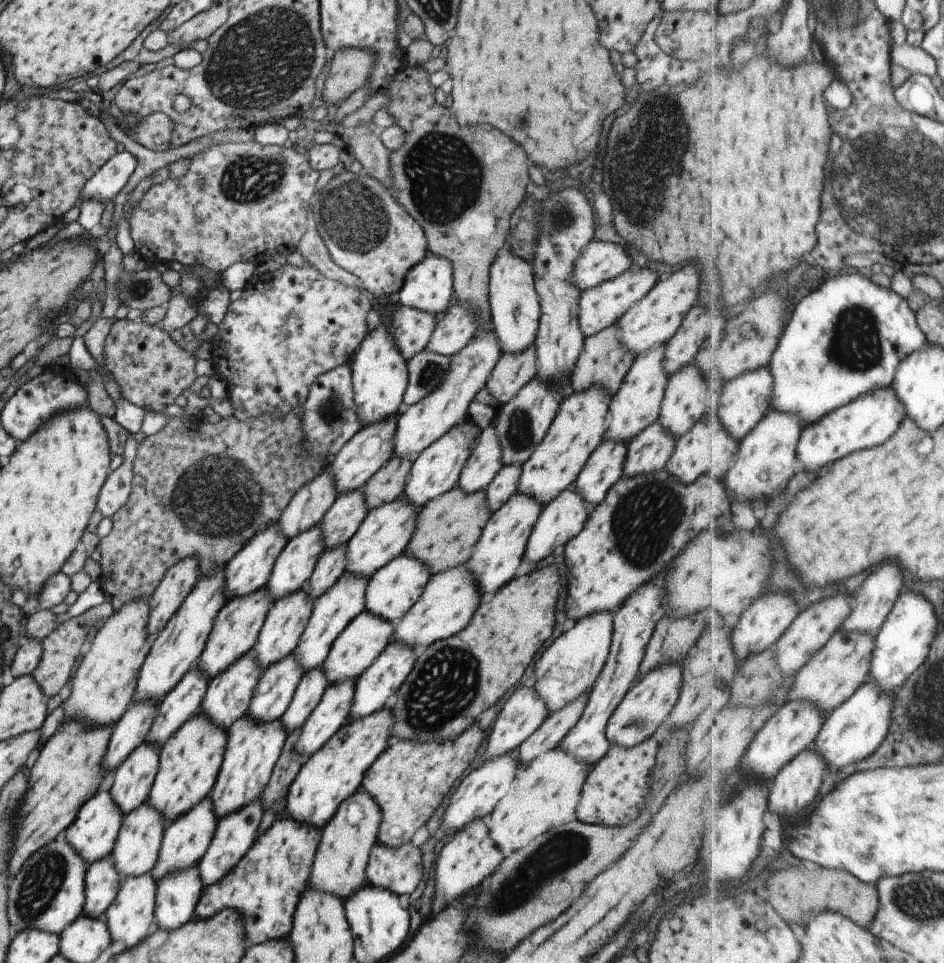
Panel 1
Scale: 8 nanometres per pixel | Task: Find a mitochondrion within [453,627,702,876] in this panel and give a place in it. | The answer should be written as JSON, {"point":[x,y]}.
{"point":[633,724]}

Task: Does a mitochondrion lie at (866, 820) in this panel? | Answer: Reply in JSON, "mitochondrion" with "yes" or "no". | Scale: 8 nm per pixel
{"mitochondrion":"no"}

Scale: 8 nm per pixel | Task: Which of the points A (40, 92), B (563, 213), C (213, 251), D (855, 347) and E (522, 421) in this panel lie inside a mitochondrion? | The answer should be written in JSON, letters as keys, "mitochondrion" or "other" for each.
{"A":"other","B":"mitochondrion","C":"other","D":"mitochondrion","E":"mitochondrion"}

